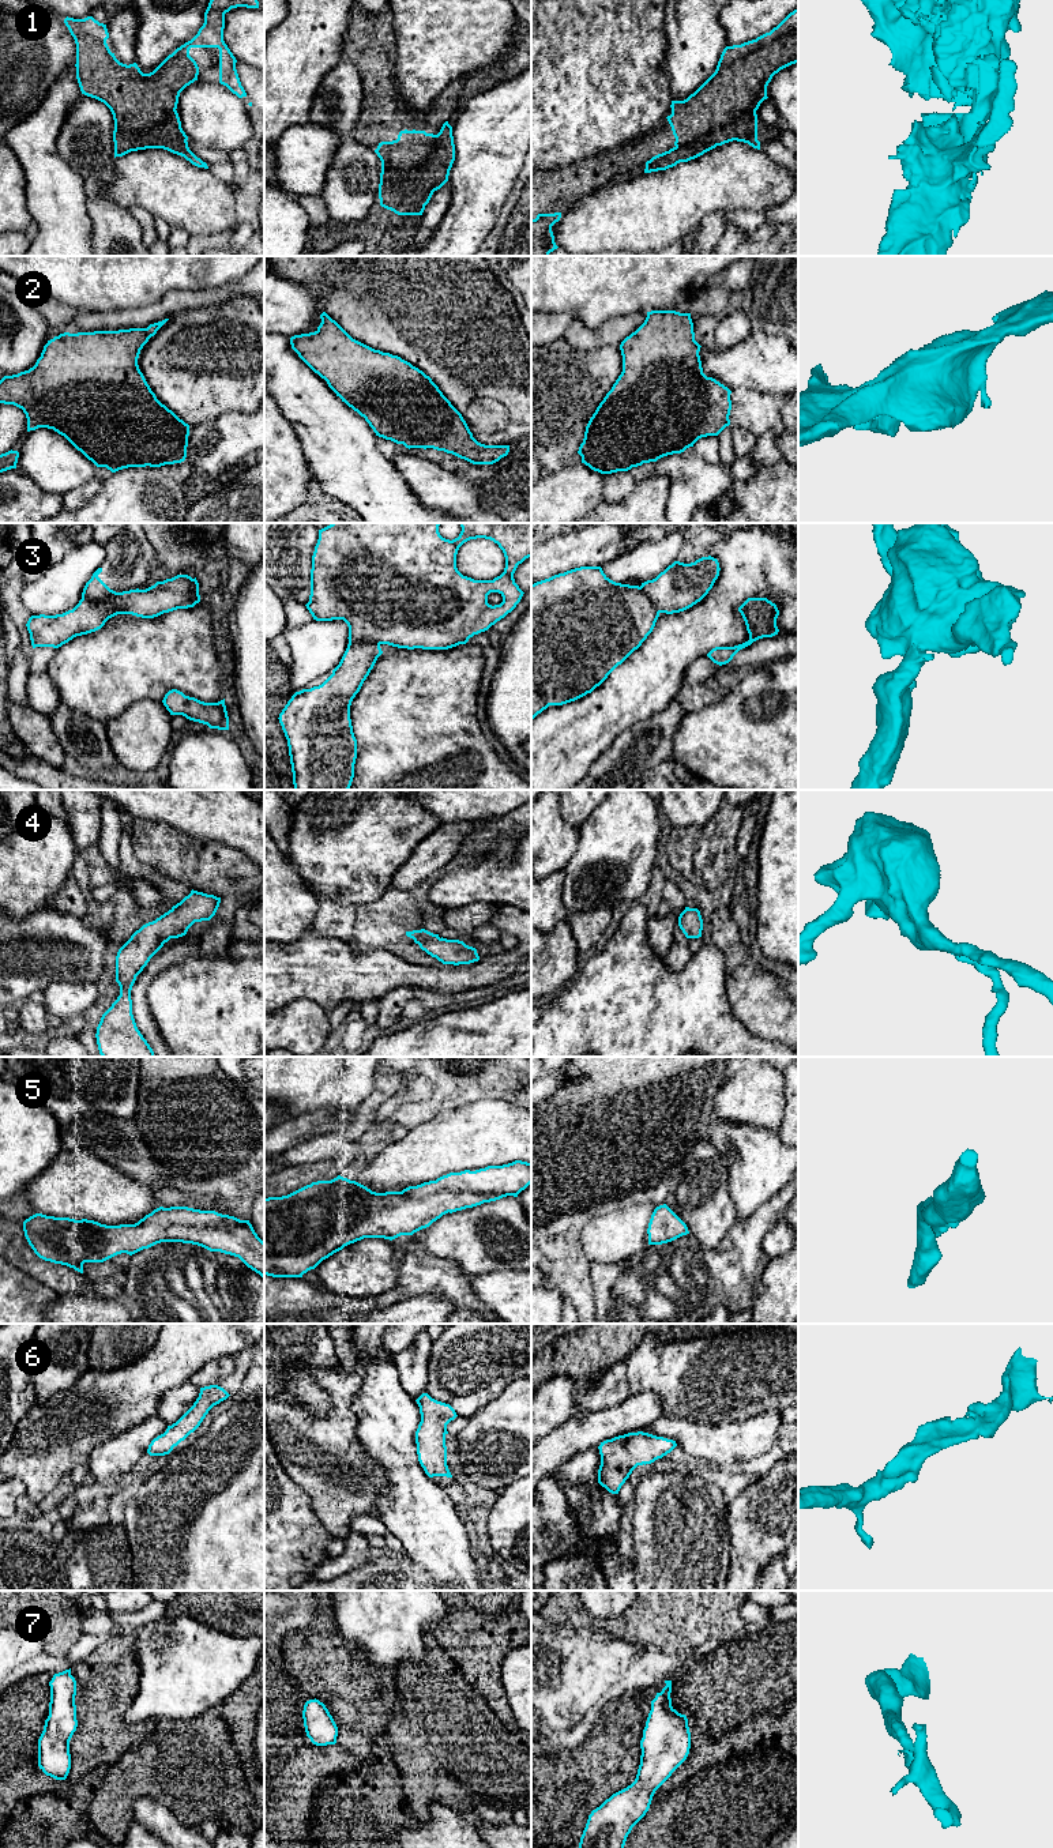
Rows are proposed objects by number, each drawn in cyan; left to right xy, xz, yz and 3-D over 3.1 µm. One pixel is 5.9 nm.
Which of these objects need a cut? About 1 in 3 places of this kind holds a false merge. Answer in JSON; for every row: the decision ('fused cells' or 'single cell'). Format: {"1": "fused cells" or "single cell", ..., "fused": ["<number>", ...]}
{"1": "single cell", "2": "single cell", "3": "fused cells", "4": "single cell", "5": "single cell", "6": "single cell", "7": "single cell", "fused": ["3"]}

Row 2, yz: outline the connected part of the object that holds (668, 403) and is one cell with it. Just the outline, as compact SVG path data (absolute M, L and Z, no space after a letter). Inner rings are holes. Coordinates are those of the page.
M676 310L647 312L644 323L621 345L623 372L590 418L578 453L582 463L601 474L628 471L643 463L681 453L707 436L718 436L730 425L732 391L703 373L700 345L695 340L691 313Z

